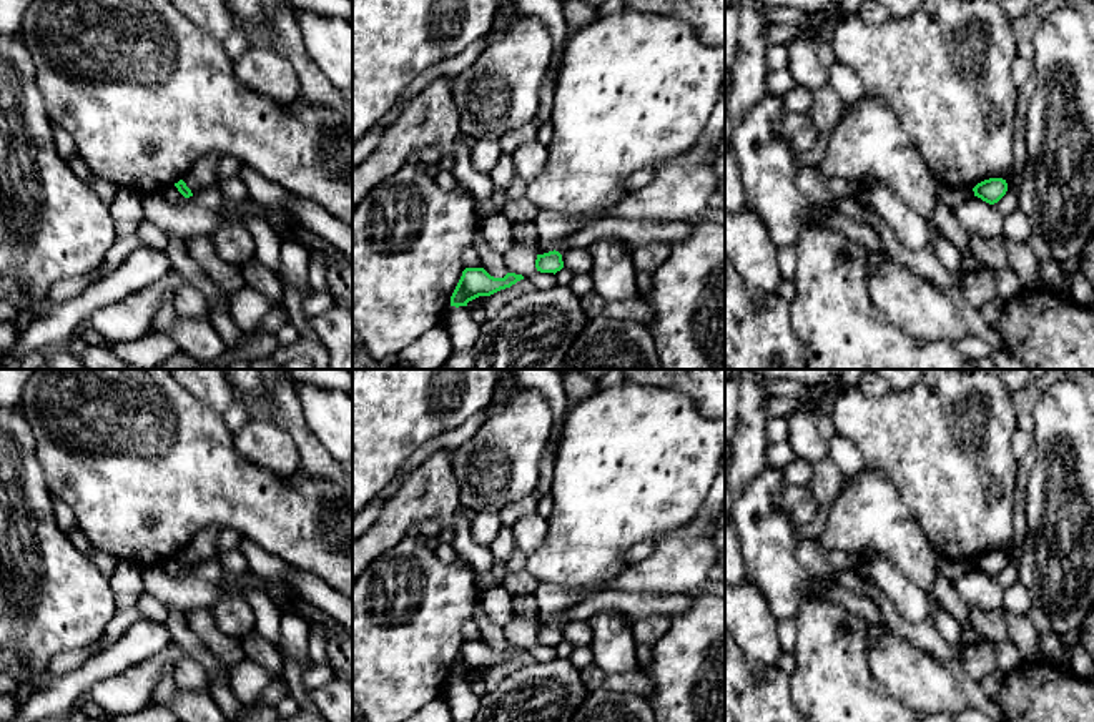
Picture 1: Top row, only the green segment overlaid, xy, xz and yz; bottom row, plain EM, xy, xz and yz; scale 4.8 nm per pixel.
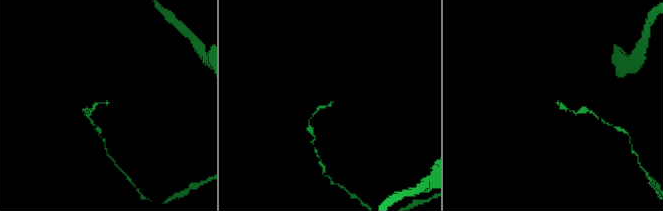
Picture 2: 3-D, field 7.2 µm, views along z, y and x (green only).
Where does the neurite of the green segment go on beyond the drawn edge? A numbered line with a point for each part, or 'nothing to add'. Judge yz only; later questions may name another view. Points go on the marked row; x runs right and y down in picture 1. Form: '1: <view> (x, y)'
nothing to add

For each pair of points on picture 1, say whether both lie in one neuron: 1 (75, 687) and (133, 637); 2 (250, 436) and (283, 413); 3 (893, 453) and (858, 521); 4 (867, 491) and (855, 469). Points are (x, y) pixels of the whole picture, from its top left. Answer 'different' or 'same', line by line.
1: same
2: different
3: different
4: different

